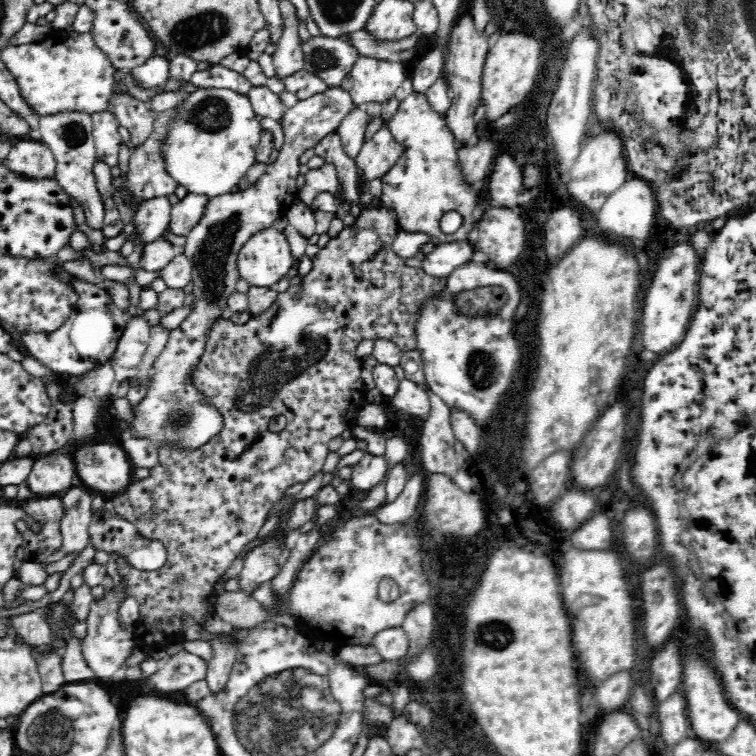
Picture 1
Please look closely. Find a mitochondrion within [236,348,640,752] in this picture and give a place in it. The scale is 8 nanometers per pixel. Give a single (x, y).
(494, 634)

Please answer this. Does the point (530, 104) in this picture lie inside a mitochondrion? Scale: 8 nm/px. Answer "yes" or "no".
no

